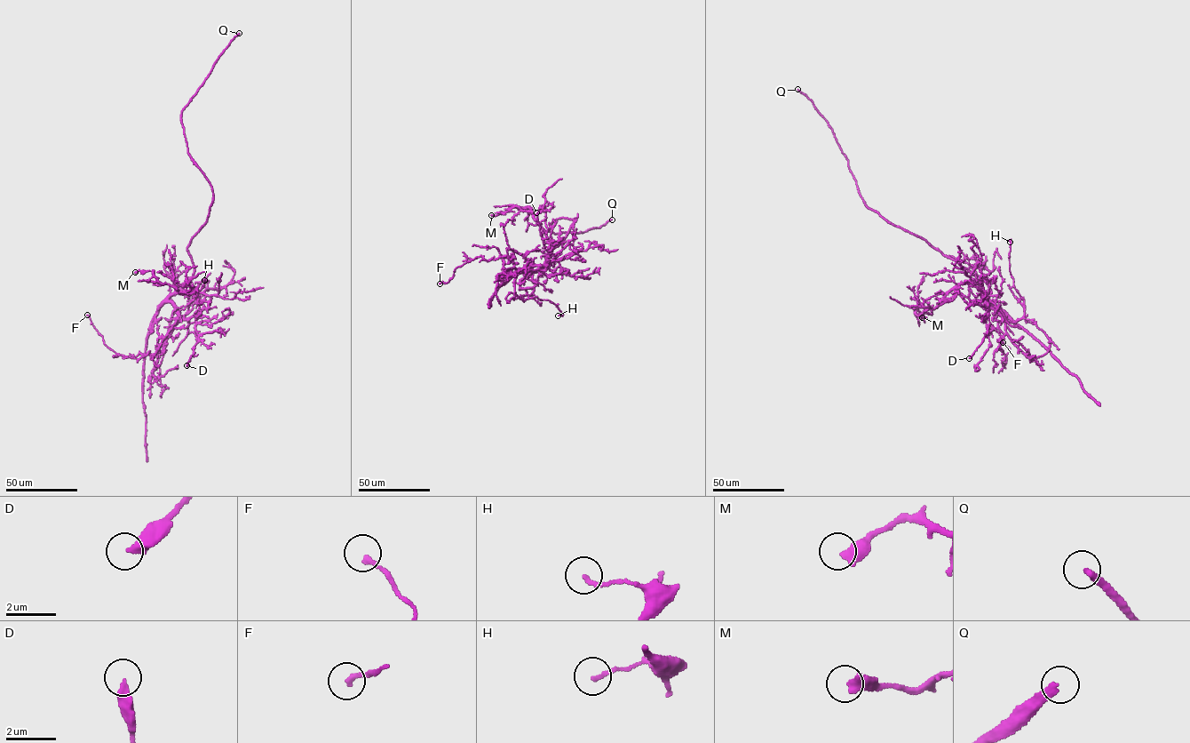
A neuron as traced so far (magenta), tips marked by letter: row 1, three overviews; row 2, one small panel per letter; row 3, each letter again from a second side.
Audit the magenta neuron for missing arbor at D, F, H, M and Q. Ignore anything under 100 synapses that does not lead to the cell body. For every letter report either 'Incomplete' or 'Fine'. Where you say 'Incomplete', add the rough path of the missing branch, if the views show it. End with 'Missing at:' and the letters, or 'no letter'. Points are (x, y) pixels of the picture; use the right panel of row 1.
D: Fine
F: Fine
H: Fine
M: Fine
Q: Incomplete. Course of what is missing: (797, 89), (784, 82)
Missing at: Q

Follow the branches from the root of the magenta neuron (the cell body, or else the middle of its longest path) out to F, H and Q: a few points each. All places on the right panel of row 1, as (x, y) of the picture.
F: (934, 248), (975, 275), (982, 299), (1003, 319), (1005, 333), (1000, 347), (1005, 364), (1010, 347), (1003, 342)
H: (934, 248), (975, 275), (984, 301), (1006, 321), (1013, 322), (1023, 315), (1024, 303), (1010, 273), (1010, 242)
Q: (934, 248), (925, 240), (890, 223), (865, 204), (848, 160), (832, 130), (812, 101), (797, 89)

